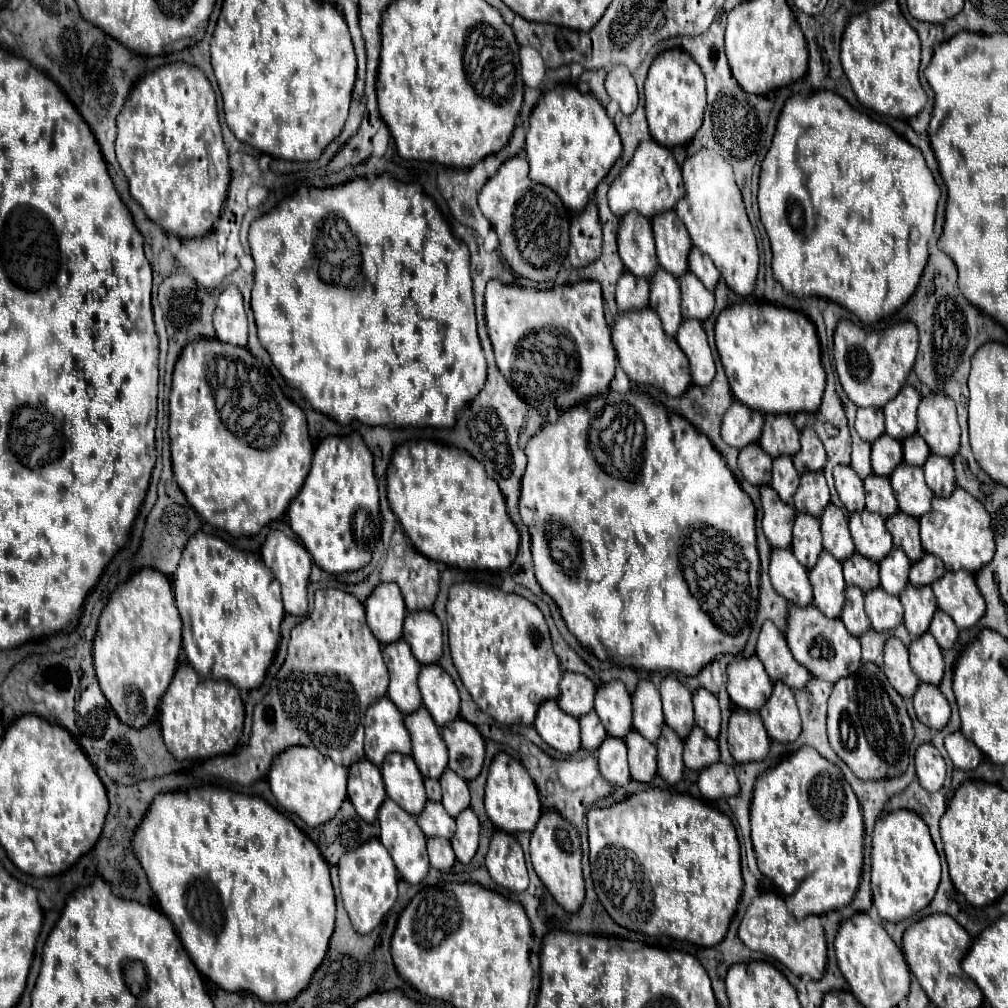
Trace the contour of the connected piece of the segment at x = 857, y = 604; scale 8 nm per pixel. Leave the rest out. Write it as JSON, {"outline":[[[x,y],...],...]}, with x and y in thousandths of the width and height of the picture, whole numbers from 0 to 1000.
{"outline":[[[851,582],[839,584],[839,602],[833,614],[847,632],[853,632],[863,624],[863,614],[857,606],[857,588],[851,586]]]}

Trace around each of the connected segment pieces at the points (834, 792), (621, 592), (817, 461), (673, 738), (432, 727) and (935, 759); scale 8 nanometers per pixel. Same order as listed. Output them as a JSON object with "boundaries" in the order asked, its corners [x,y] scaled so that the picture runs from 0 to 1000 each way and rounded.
{"boundaries":[[[[796,741],[760,765],[760,769],[754,769],[746,793],[746,838],[754,866],[768,874],[782,904],[792,914],[802,908],[815,908],[839,900],[855,868],[857,816],[851,793],[835,765],[806,741]]],[[[623,388],[619,392],[597,392],[569,402],[560,408],[554,418],[540,422],[536,430],[526,434],[522,441],[524,463],[518,473],[516,513],[526,523],[528,553],[532,555],[532,574],[536,582],[550,594],[565,628],[595,656],[609,656],[615,662],[641,666],[669,666],[692,670],[692,666],[712,650],[730,650],[738,644],[746,618],[750,616],[752,584],[754,584],[754,555],[750,545],[750,503],[736,487],[716,451],[690,424],[685,424],[673,410],[665,410],[647,394]]],[[[798,426],[794,439],[796,439],[796,445],[792,447],[792,451],[786,453],[788,463],[794,469],[815,467],[819,461],[819,447],[817,447],[812,432],[808,432],[808,428],[804,428],[804,426]]],[[[659,721],[651,741],[653,741],[653,769],[665,779],[673,777],[679,765],[679,755],[677,755],[679,735],[673,729],[669,729],[665,721]]],[[[423,701],[411,705],[411,709],[403,709],[403,723],[409,731],[409,753],[413,755],[419,771],[437,773],[444,759],[442,737]]],[[[917,737],[911,741],[907,757],[909,757],[909,771],[919,785],[935,783],[938,773],[938,755],[925,737]]]]}

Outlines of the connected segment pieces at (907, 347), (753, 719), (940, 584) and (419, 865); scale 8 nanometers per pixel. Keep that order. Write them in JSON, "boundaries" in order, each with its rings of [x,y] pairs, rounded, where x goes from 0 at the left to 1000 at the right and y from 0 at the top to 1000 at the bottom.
{"boundaries":[[[[845,318],[831,320],[827,330],[827,358],[833,380],[847,402],[877,404],[887,392],[891,392],[909,356],[909,332],[911,328],[907,328],[907,320],[887,322],[885,334],[873,334],[871,328],[857,328]]],[[[730,703],[722,719],[722,739],[730,757],[756,755],[764,743],[764,731],[750,705]]],[[[954,564],[952,566],[938,566],[938,570],[925,580],[925,586],[927,586],[929,594],[931,594],[931,604],[935,604],[938,610],[942,610],[950,624],[966,622],[974,614],[974,610],[978,606],[976,592],[972,590],[972,586],[968,582],[966,570],[960,568],[960,566],[954,566]]],[[[383,793],[375,805],[375,814],[377,814],[377,834],[391,852],[391,858],[395,866],[405,874],[405,876],[417,876],[427,862],[425,856],[425,846],[423,846],[423,828],[419,828],[419,822],[413,816],[411,809],[405,809],[397,799],[391,795]]]]}

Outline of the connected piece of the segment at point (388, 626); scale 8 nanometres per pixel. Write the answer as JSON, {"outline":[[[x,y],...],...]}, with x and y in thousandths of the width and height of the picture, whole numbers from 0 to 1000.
{"outline":[[[377,578],[361,602],[365,620],[377,638],[391,638],[399,632],[403,600],[393,578]]]}

